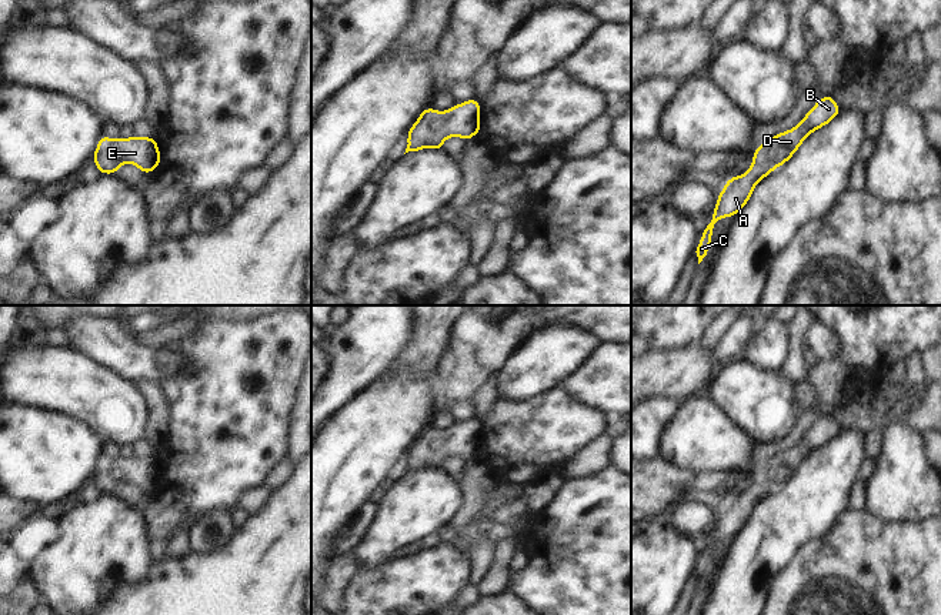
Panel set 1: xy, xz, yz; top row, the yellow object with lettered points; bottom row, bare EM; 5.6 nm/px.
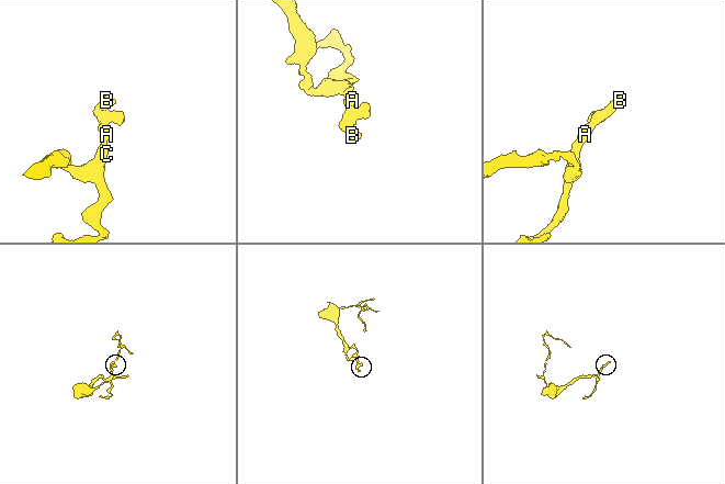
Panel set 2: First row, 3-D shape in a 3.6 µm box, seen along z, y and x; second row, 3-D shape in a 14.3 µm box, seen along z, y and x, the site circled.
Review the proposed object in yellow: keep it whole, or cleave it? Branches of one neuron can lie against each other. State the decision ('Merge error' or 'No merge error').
No merge error.

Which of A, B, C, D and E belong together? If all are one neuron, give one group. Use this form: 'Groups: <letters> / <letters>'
Groups: A B C D E.

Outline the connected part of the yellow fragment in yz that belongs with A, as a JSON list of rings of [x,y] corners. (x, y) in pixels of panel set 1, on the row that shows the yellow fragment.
[[[831,94],[820,97],[795,127],[788,131],[778,133],[755,148],[751,168],[741,176],[730,177],[717,197],[711,221],[704,227],[703,237],[698,240],[695,251],[698,264],[711,247],[715,223],[720,218],[737,215],[750,201],[755,185],[777,167],[785,164],[811,133],[827,126],[840,113],[841,108]]]

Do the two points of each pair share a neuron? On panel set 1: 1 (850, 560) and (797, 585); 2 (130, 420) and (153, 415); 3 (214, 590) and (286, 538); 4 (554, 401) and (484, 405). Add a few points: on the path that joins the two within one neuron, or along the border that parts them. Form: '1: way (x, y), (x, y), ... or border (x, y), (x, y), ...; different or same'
1: way (837, 572), (810, 575); same
2: border (134, 385), (146, 404), (144, 437); different
3: way (232, 590), (269, 555); same
4: border (497, 397), (480, 423); different

